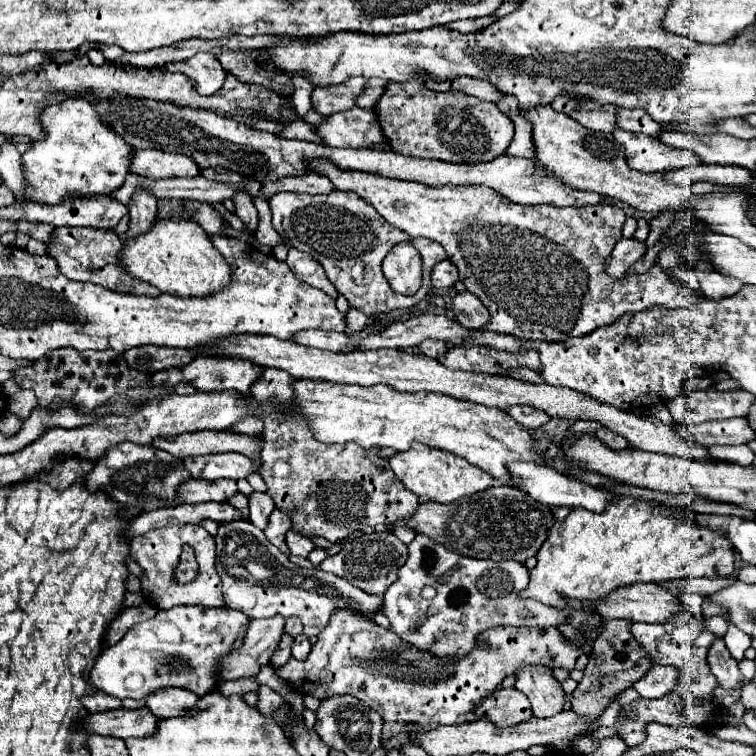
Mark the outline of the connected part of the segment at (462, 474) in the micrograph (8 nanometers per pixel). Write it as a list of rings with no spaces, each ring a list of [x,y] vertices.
[[[414,443],[408,451],[398,451],[390,459],[390,469],[394,475],[404,483],[406,489],[418,495],[420,501],[436,501],[436,503],[452,503],[454,499],[460,499],[464,495],[472,495],[478,491],[484,491],[492,485],[496,485],[494,477],[490,473],[470,465],[466,459],[446,453],[442,449],[432,449],[428,445]]]

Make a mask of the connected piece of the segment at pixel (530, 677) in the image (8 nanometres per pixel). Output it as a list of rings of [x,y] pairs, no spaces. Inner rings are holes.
[[[524,667],[516,673],[516,689],[520,689],[532,703],[536,717],[558,715],[564,707],[564,691],[550,675],[548,667]]]

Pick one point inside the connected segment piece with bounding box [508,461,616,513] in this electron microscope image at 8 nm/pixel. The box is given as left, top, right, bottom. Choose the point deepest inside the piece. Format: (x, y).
(543, 483)

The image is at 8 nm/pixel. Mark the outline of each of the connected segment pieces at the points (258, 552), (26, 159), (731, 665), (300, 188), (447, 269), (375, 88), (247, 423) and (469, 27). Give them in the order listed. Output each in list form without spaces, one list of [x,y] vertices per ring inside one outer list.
[[[252,493],[250,521],[230,521],[220,525],[216,535],[216,569],[222,579],[224,603],[230,609],[246,613],[248,619],[296,615],[304,625],[306,637],[322,633],[330,621],[330,615],[338,609],[354,609],[354,613],[362,613],[362,617],[374,621],[374,615],[382,611],[382,597],[362,593],[362,589],[332,573],[324,573],[320,569],[302,569],[290,563],[290,559],[266,539],[264,529],[268,527],[268,517],[272,511],[274,501],[268,497],[268,493]]]
[[[66,99],[46,107],[40,115],[40,125],[46,137],[32,141],[30,149],[22,155],[24,201],[60,203],[74,193],[108,195],[122,187],[132,147],[98,119],[94,105],[84,99]]]
[[[722,639],[712,641],[712,645],[708,649],[708,665],[724,689],[732,689],[742,679],[738,661],[730,655],[730,651]]]
[[[298,175],[298,177],[282,177],[282,181],[270,181],[270,185],[262,185],[262,199],[272,197],[280,191],[296,191],[296,193],[330,193],[334,191],[332,183],[324,175]]]
[[[444,259],[438,265],[434,265],[434,271],[432,271],[430,279],[432,279],[434,289],[442,289],[442,287],[448,289],[458,281],[458,271],[454,269],[454,265],[450,265],[448,259]]]
[[[369,79],[366,90],[356,100],[356,106],[370,110],[384,93],[386,84],[387,82],[375,82],[375,79]]]
[[[248,416],[233,424],[229,430],[247,435],[261,435],[263,430],[262,420],[256,416]]]
[[[484,16],[476,19],[464,19],[448,23],[445,26],[462,34],[479,31],[494,23],[497,19],[494,16]]]

